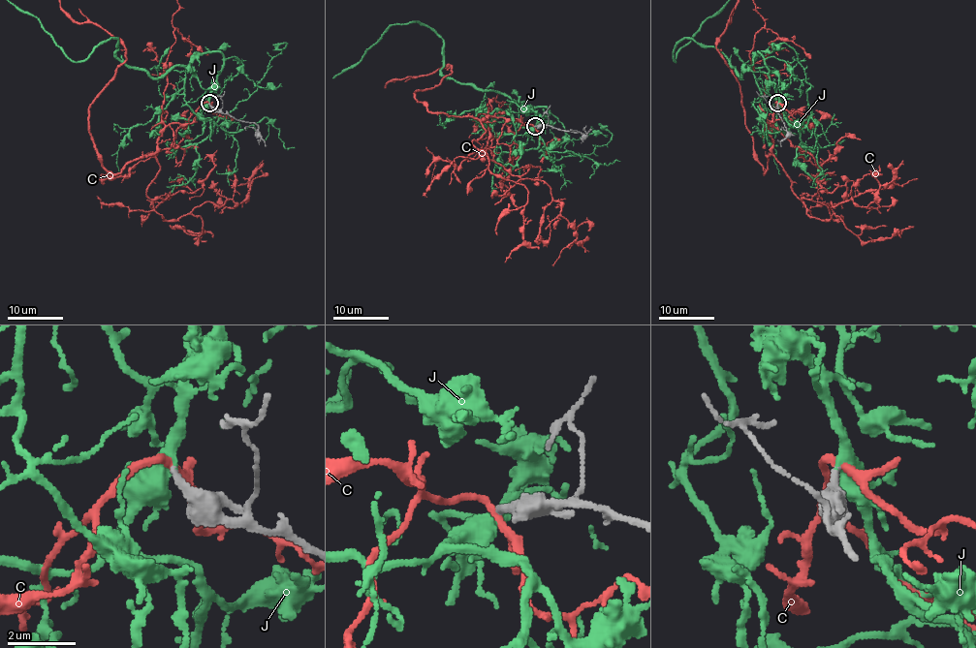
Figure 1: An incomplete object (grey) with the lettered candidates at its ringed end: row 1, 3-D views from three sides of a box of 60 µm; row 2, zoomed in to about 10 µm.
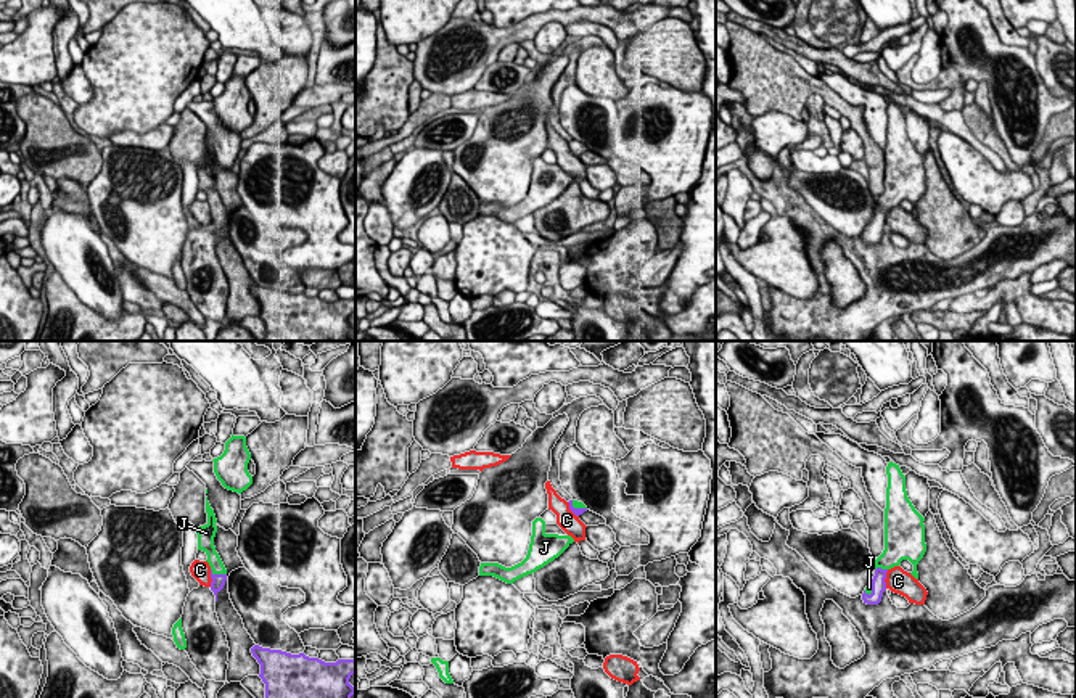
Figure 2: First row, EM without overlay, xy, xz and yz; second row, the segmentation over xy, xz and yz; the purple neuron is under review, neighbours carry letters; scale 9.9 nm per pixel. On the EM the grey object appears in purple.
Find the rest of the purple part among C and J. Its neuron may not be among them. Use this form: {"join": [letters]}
{"join": ["J"]}

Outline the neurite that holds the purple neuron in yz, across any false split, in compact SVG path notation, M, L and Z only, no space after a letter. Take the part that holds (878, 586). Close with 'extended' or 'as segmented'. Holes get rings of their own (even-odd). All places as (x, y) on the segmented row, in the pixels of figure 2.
M893 462L888 463L886 474L885 550L875 560L875 576L862 593L862 600L867 605L881 602L886 590L886 573L899 566L902 560L909 560L914 565L910 574L918 579L917 565L926 552L925 518L907 497L906 476L899 465Z | extended

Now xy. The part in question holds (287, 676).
M259 645L251 653L261 664L265 698L351 698L355 693L349 684L355 674L355 658L325 663L304 653L291 655Z | as segmented

